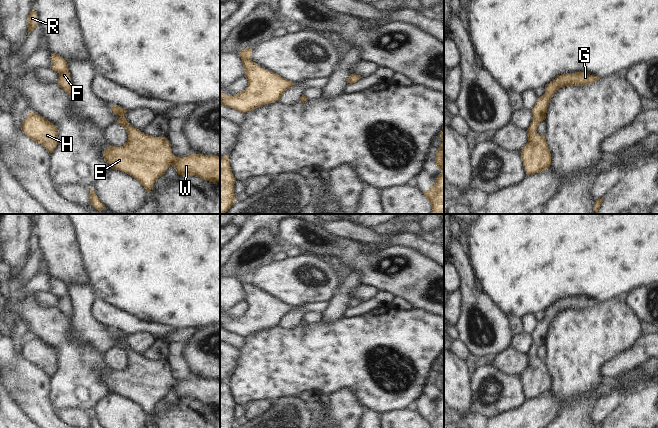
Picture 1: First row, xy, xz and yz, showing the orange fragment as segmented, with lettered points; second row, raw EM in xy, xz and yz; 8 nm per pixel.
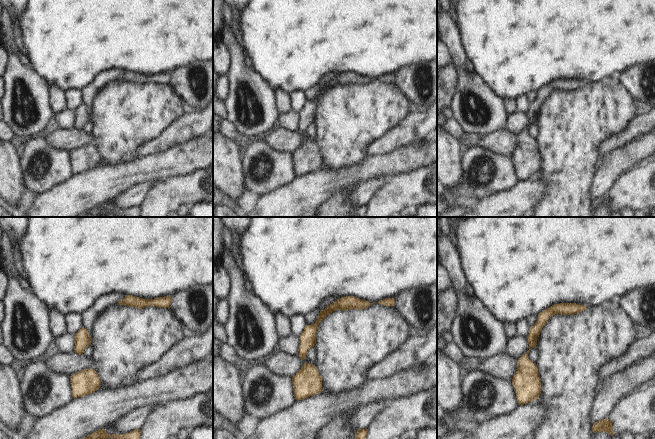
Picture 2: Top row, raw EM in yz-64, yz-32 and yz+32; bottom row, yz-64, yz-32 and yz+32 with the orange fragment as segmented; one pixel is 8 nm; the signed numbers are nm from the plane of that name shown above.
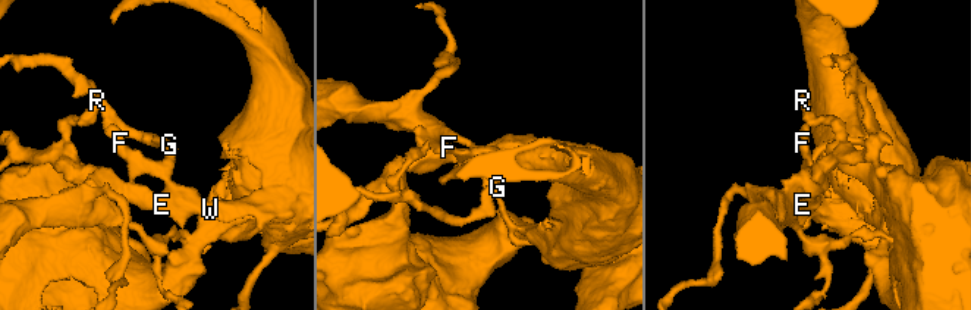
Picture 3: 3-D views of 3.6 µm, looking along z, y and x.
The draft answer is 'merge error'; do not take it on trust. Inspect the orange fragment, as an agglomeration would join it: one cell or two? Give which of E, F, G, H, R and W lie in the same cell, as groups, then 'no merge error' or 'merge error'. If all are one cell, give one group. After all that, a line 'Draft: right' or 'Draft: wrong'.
groups E F G H R W; no merge error
Draft: wrong

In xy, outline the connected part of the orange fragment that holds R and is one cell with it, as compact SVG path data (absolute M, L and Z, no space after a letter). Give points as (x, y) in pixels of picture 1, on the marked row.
M32 10L29 13L28 18L27 18L27 22L28 22L28 27L29 27L29 29L28 29L28 34L29 34L39 24L38 23L38 16L37 16L35 10Z

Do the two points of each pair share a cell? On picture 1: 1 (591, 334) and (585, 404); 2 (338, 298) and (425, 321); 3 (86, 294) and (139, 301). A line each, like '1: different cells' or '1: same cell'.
1: same cell
2: different cells
3: different cells

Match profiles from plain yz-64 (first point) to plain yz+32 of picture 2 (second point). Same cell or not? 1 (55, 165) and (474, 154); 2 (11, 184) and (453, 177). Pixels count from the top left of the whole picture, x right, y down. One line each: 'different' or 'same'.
1: same
2: same

